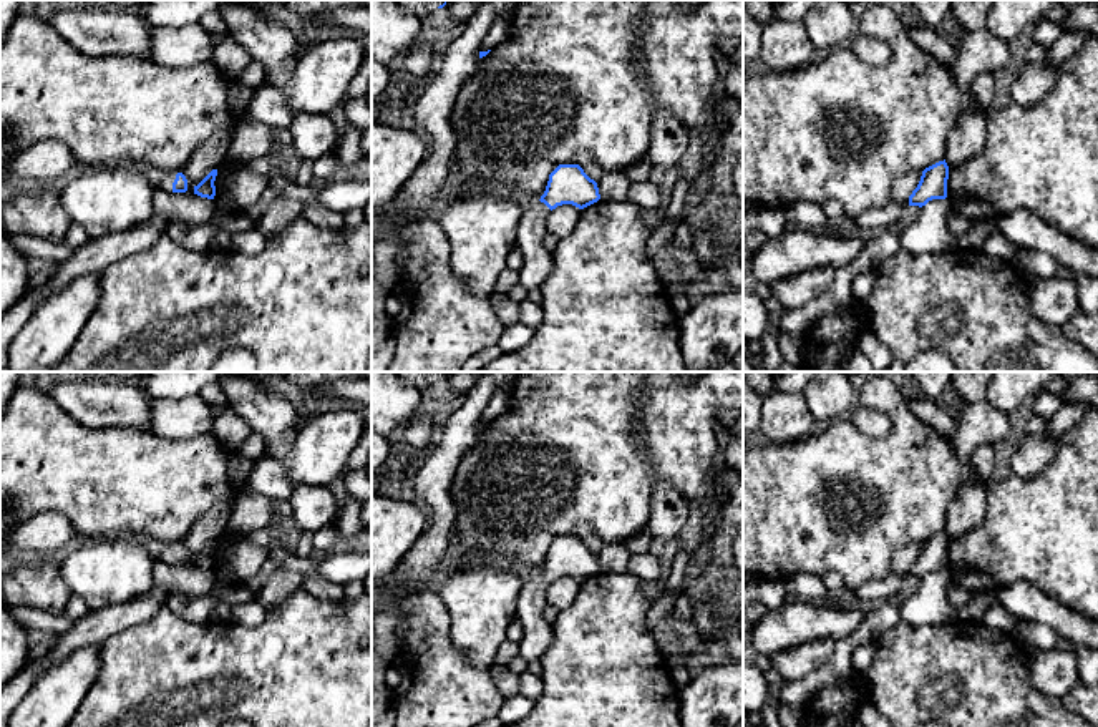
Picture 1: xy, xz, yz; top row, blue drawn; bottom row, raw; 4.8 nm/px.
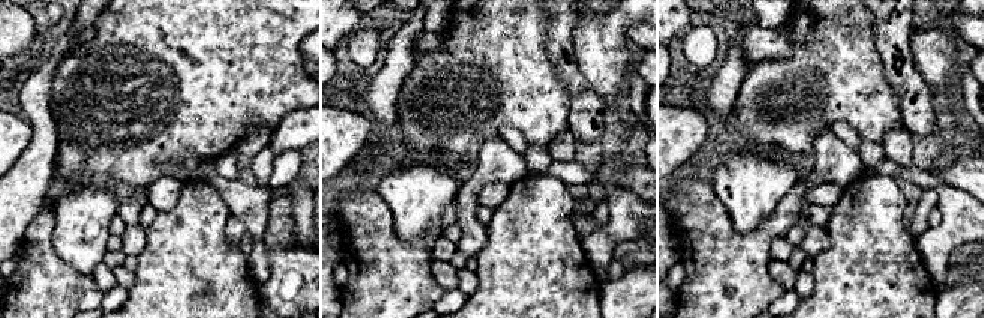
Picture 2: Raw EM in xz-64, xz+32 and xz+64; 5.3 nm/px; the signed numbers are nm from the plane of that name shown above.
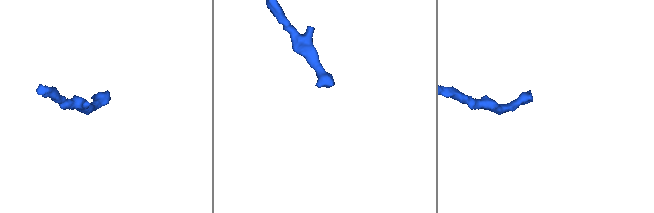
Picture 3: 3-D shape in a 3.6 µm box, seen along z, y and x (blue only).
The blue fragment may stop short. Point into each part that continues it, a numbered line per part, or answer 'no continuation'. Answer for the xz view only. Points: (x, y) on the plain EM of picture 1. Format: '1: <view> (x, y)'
1: xz (538, 636)

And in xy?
1: xy (166, 551)

